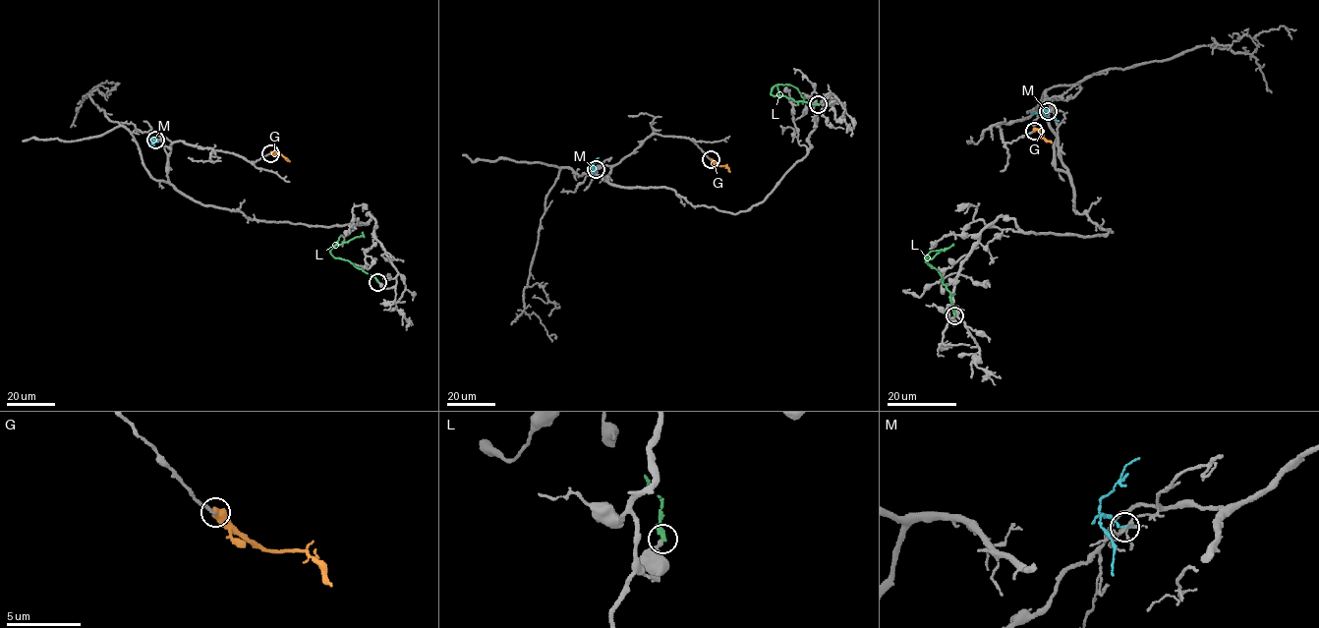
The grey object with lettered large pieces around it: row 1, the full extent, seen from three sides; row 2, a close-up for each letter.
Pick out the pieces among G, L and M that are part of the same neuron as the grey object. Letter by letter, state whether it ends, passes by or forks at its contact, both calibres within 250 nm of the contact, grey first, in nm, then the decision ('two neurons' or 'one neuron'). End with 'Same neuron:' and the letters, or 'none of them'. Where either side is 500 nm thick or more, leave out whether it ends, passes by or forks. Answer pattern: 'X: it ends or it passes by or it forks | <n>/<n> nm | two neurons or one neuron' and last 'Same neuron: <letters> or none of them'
G: 220/650 nm | two neurons
L: it ends | 220/400 nm | two neurons
M: it ends | 190/180 nm | two neurons
Same neuron: none of them

